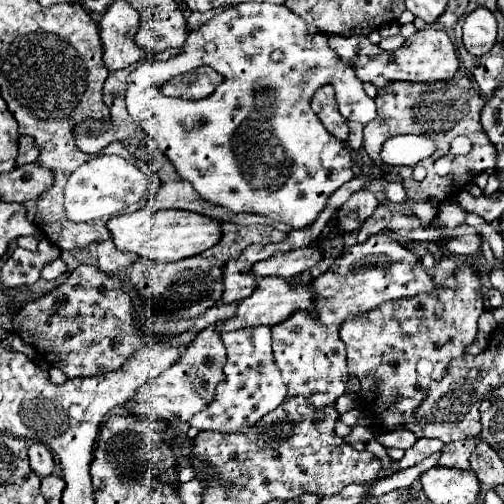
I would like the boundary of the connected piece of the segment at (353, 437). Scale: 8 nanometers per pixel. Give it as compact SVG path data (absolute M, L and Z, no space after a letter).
M355 425L353 429L351 429L351 433L347 435L347 437L343 437L347 443L353 443L353 441L361 441L361 443L367 443L369 439L373 437L373 433L371 433L371 429L369 427L363 427L363 425Z

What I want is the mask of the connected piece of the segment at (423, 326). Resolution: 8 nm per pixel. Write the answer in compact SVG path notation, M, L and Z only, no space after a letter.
M459 267L457 273L457 289L433 289L429 293L419 293L411 299L387 301L381 307L369 311L367 315L353 317L343 323L341 339L347 345L347 367L349 375L359 381L357 401L363 417L371 419L369 427L377 431L397 431L405 429L415 417L415 409L421 407L427 397L429 383L441 379L447 373L451 361L461 359L465 349L475 341L479 315L485 311L481 283L477 279L475 269Z

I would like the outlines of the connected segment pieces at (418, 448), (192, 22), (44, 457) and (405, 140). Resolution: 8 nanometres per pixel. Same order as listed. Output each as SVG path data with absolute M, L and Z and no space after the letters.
M419 439L411 449L407 449L405 451L405 455L403 455L403 459L401 461L397 461L395 465L393 465L393 469L391 471L383 471L381 469L381 473L379 473L379 479L381 477L387 477L389 473L395 473L395 471L399 471L399 469L405 469L405 467L411 467L411 465L415 465L415 463L419 463L419 461L423 461L425 457L429 457L431 453L435 453L435 451L439 451L439 449L443 449L443 441L439 441L439 439Z
M193 11L193 13L187 17L187 31L193 31L195 27L201 27L201 23L207 23L207 19L213 19L215 15L219 15L219 11L207 11L207 13Z
M33 443L33 445L29 447L29 463L31 463L31 469L33 469L41 479L45 479L47 475L51 475L53 469L55 469L53 455L49 453L49 449L47 449L43 443Z
M397 135L383 143L381 147L381 163L387 167L399 165L417 165L421 159L433 155L435 145L429 137L421 135Z

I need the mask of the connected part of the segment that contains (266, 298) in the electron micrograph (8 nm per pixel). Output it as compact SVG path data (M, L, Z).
M263 277L255 291L247 297L247 299L241 299L237 303L237 313L235 317L227 319L227 323L217 323L217 331L221 333L227 333L227 331L237 331L237 329L245 329L245 327L257 327L257 325L277 325L281 321L285 321L293 311L297 309L307 309L311 307L311 291L309 291L309 285L301 287L301 289L291 289L289 285L289 279L281 279L281 277Z

